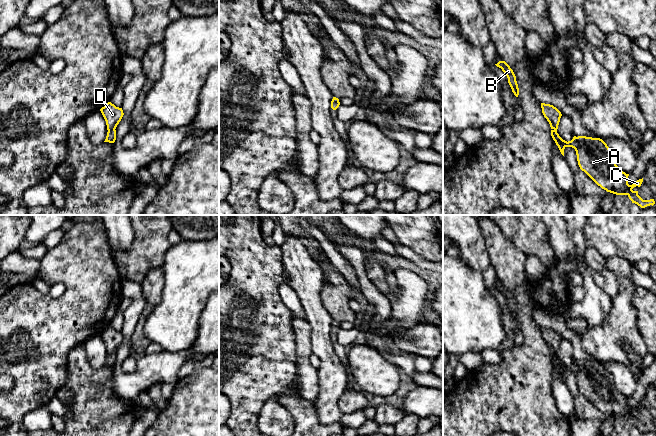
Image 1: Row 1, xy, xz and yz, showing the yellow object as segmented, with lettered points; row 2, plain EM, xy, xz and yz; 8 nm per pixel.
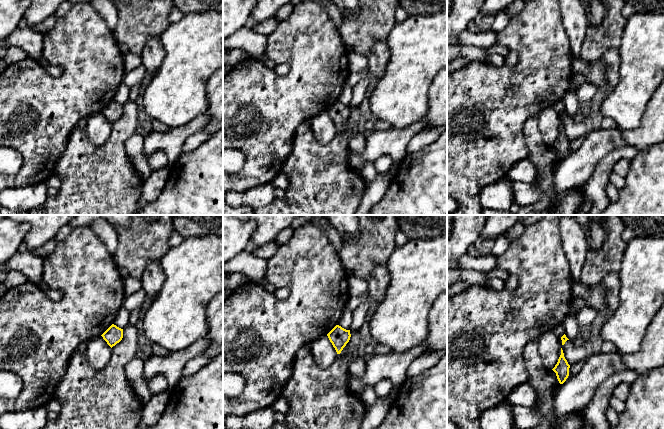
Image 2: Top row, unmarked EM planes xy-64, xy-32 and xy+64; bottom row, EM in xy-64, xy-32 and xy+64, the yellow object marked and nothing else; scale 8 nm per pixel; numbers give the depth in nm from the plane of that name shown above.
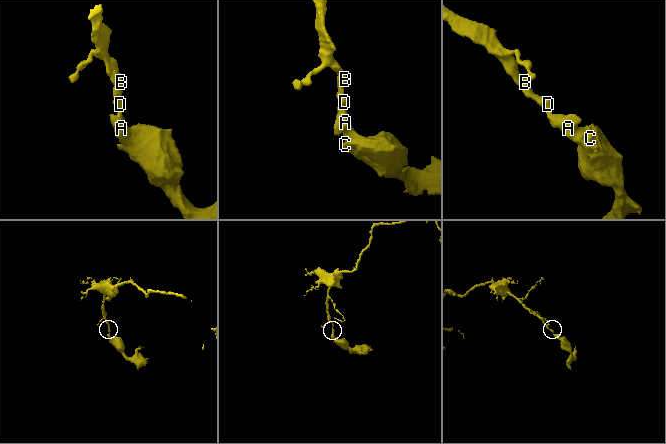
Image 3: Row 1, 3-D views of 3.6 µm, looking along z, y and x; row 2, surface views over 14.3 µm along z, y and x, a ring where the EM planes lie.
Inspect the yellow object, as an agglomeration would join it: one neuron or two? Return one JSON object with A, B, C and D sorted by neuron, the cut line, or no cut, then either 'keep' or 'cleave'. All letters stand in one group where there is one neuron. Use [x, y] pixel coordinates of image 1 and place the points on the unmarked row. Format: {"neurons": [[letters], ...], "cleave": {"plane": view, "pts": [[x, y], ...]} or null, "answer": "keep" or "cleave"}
{"neurons": [["A", "B", "C", "D"]], "cleave": null, "answer": "keep"}

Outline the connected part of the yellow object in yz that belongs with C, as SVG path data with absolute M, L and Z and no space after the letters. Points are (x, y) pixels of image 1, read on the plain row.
M541 327L542 337L550 348L551 360L564 380L564 373L572 371L576 375L580 393L584 395L598 410L616 419L627 419L632 427L641 432L654 429L654 423L643 424L638 415L632 413L640 411L643 402L632 409L628 408L628 400L615 387L607 368L600 362L574 360L571 365L563 364L557 357L561 336L550 328Z

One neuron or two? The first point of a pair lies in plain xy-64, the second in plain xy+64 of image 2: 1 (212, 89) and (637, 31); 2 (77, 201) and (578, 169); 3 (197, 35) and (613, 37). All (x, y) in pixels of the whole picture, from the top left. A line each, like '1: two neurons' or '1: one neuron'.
1: two neurons
2: two neurons
3: two neurons

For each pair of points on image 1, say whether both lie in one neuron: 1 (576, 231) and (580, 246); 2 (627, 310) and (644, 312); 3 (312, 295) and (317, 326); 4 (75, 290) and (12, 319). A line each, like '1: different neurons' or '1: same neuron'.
1: same neuron
2: different neurons
3: same neuron
4: same neuron

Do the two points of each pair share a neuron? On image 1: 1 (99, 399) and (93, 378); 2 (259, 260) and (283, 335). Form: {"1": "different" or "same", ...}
{"1": "same", "2": "same"}

